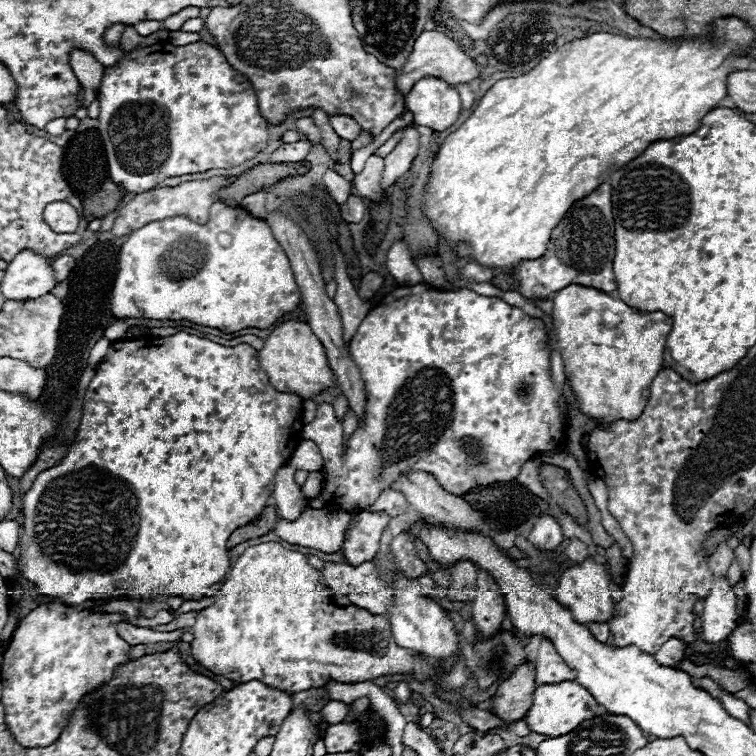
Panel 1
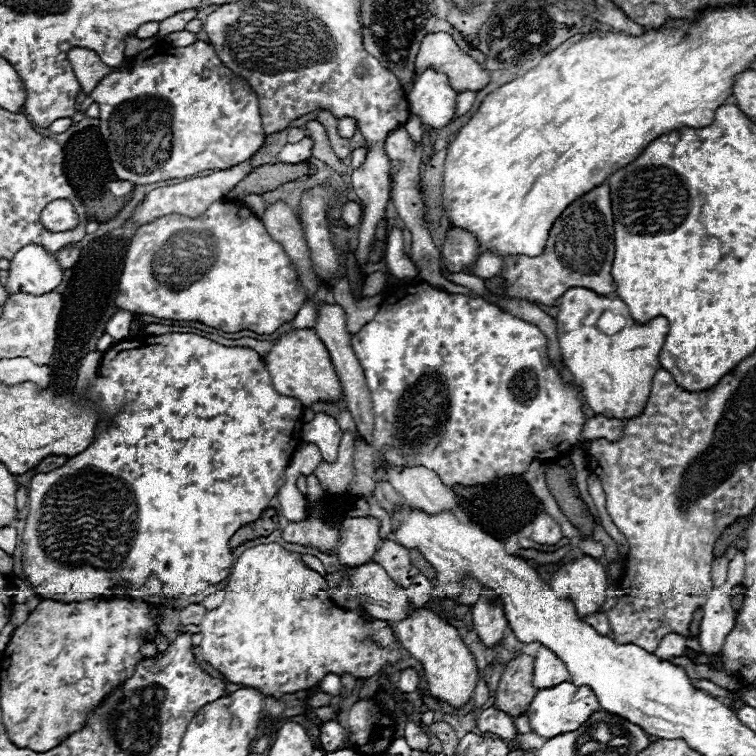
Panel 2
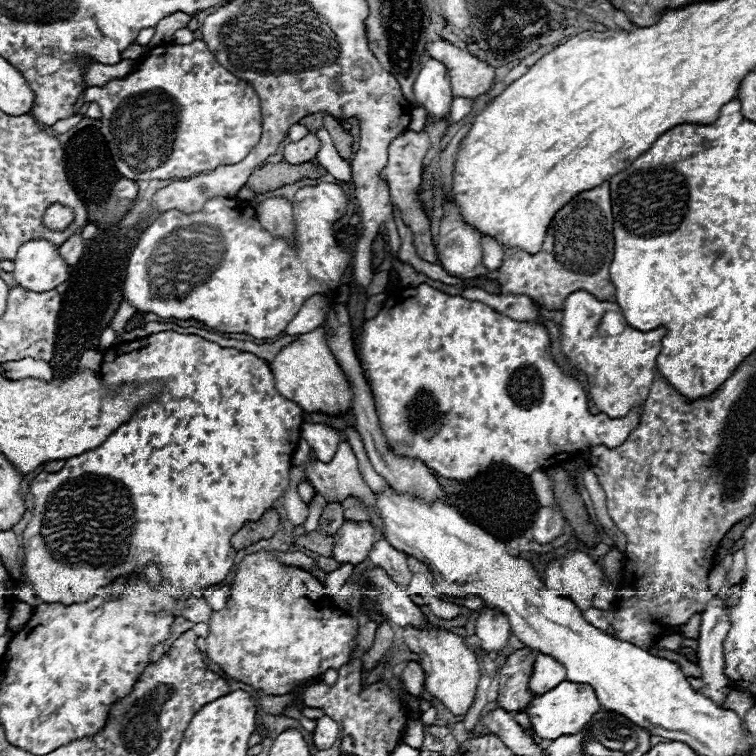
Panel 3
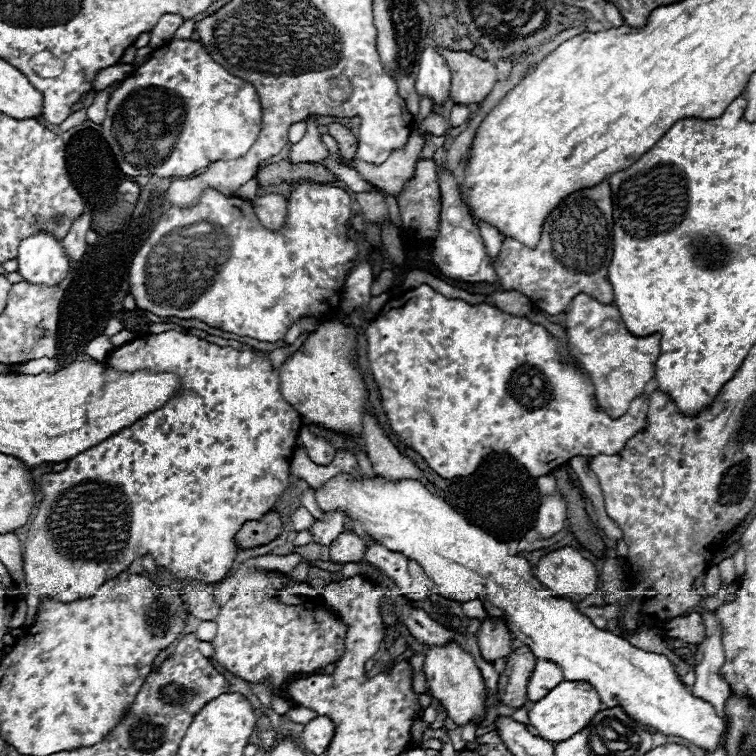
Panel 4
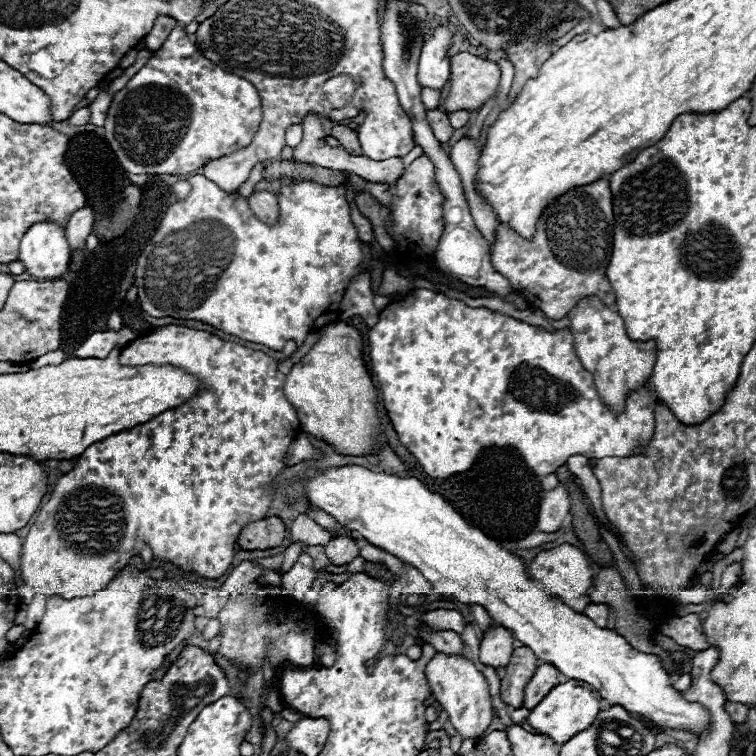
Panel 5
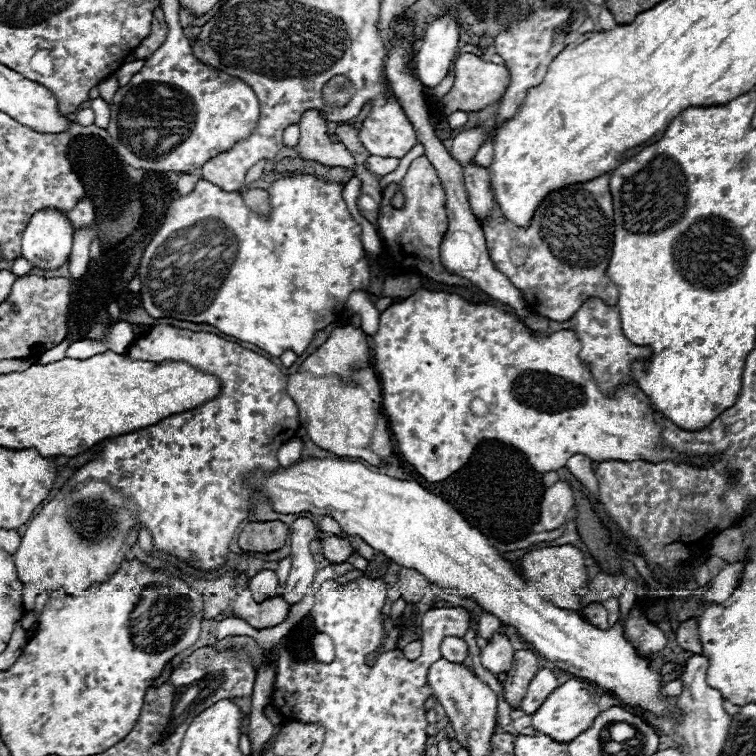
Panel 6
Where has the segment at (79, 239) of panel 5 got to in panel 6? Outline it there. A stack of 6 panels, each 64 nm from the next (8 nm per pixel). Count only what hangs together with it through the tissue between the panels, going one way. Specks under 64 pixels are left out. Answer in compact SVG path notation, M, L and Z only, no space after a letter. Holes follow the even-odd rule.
M84 198L72 212L68 212L68 220L72 224L72 230L80 230L84 226L90 226L94 222L94 206L88 198Z

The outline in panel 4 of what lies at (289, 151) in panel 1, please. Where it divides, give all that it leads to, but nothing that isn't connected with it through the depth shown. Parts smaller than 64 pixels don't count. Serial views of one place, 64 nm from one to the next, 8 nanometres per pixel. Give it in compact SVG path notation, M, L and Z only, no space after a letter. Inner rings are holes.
M308 122L308 128L306 128L306 134L304 138L298 142L298 144L292 144L290 146L290 154L288 154L288 160L294 160L296 164L298 162L304 162L304 160L312 160L312 162L322 162L322 158L328 154L326 146L322 144L320 140L320 130L314 122Z

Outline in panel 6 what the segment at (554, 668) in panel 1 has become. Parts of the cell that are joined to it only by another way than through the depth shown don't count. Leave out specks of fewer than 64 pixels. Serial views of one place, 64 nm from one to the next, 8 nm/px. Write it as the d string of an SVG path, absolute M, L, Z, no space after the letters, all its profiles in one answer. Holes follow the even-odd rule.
M540 668L540 670L536 672L536 676L532 678L532 682L528 684L528 690L526 690L524 700L520 702L520 708L522 708L526 714L536 712L536 708L540 708L540 704L546 700L546 696L548 696L556 686L558 686L558 680L556 680L554 670L550 670L550 668Z

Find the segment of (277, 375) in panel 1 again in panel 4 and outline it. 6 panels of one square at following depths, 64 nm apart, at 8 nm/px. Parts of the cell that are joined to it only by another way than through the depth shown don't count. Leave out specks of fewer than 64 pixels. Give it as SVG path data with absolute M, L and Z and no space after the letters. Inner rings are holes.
M324 322L280 368L280 392L298 410L304 424L346 432L360 440L362 410L368 402L366 384L354 366L356 332L338 322Z

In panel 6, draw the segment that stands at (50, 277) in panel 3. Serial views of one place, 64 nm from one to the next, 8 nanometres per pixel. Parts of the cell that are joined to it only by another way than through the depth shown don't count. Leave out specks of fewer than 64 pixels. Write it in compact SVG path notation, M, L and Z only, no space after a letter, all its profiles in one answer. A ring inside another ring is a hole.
M36 212L22 234L22 256L38 270L56 270L68 262L72 228L66 214Z

